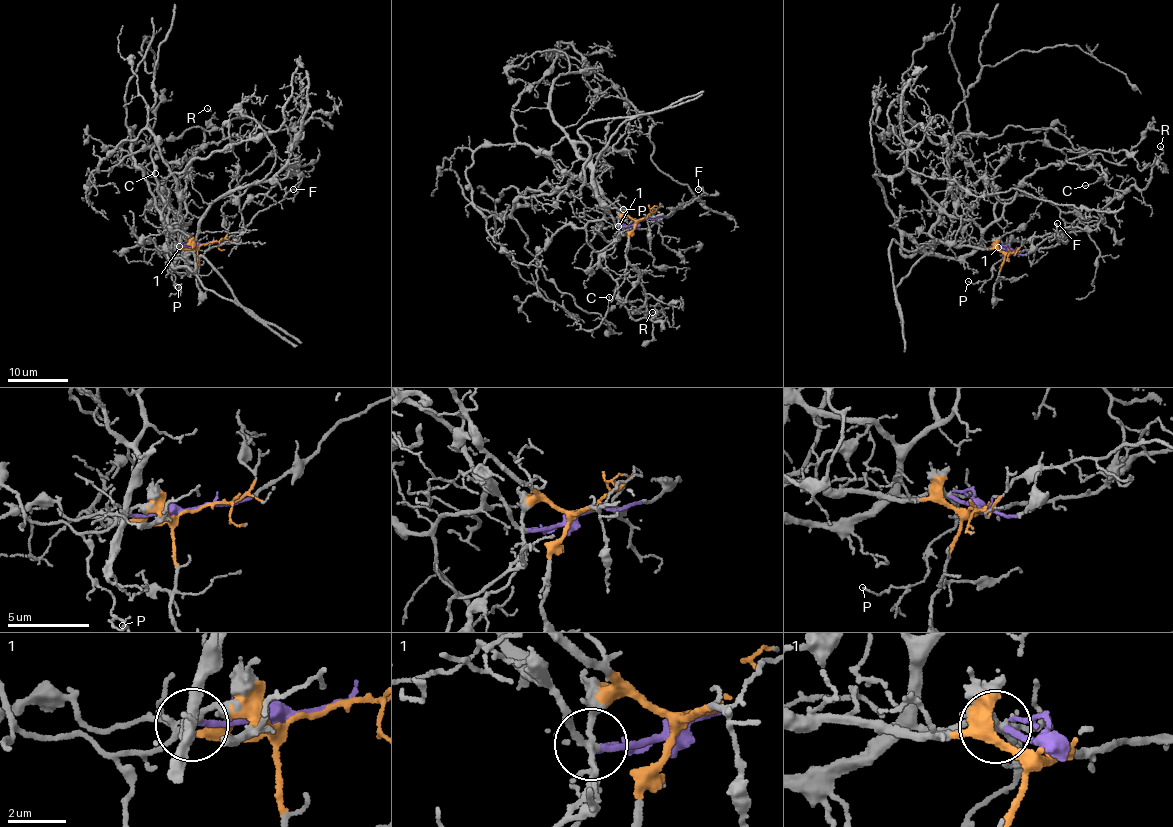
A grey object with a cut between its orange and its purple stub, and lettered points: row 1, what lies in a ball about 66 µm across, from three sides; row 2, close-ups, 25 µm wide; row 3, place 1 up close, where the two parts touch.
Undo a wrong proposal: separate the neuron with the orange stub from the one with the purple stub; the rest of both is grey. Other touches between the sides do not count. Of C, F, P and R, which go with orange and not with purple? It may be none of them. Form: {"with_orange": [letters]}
{"with_orange": ["P", "R"]}

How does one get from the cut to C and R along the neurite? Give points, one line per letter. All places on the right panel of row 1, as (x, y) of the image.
C: (1011, 252), (982, 245), (982, 232), (1012, 145), (1087, 152), (1102, 175), (1084, 186)
R: (1011, 252), (1053, 247), (1100, 219), (1117, 190), (1132, 185), (1143, 190), (1160, 146)

